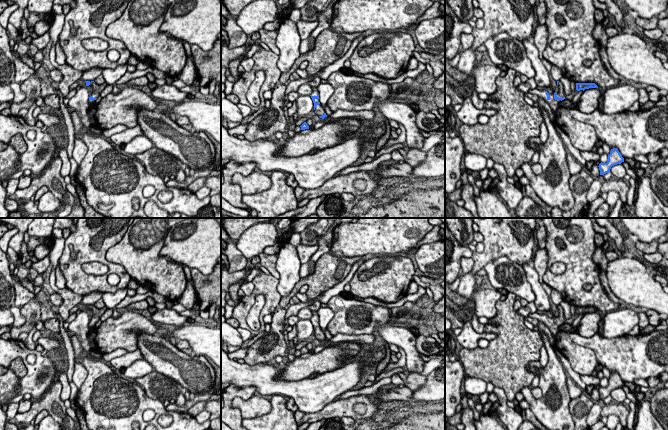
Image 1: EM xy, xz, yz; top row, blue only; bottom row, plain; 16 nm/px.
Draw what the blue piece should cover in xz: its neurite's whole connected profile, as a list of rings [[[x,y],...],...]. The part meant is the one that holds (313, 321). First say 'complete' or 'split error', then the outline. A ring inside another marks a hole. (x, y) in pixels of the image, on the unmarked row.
split error | [[[312,311],[312,317],[310,320],[314,327],[314,334],[315,334],[316,339],[318,339],[322,343],[327,341],[324,332],[321,330],[319,326],[319,316],[317,314],[317,311]]]

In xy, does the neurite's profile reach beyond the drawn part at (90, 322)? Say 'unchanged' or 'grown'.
grown

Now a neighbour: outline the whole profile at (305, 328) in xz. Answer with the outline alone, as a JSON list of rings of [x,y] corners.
[[[299,320],[295,326],[297,328],[296,337],[298,340],[307,340],[309,336],[314,333],[314,327],[311,320]]]

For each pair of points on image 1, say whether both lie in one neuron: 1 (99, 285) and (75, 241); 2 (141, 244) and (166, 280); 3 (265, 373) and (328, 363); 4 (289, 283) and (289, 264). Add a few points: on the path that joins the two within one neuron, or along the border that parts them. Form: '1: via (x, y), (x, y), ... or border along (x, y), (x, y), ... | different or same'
1: via (86, 279), (78, 271), (80, 254) | same
2: via (141, 253), (157, 271) | same
3: border along (278, 375), (286, 380), (304, 379) | different
4: via (289, 278), (289, 269) | same

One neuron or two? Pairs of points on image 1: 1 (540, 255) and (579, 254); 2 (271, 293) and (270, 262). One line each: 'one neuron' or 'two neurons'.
1: two neurons
2: two neurons

